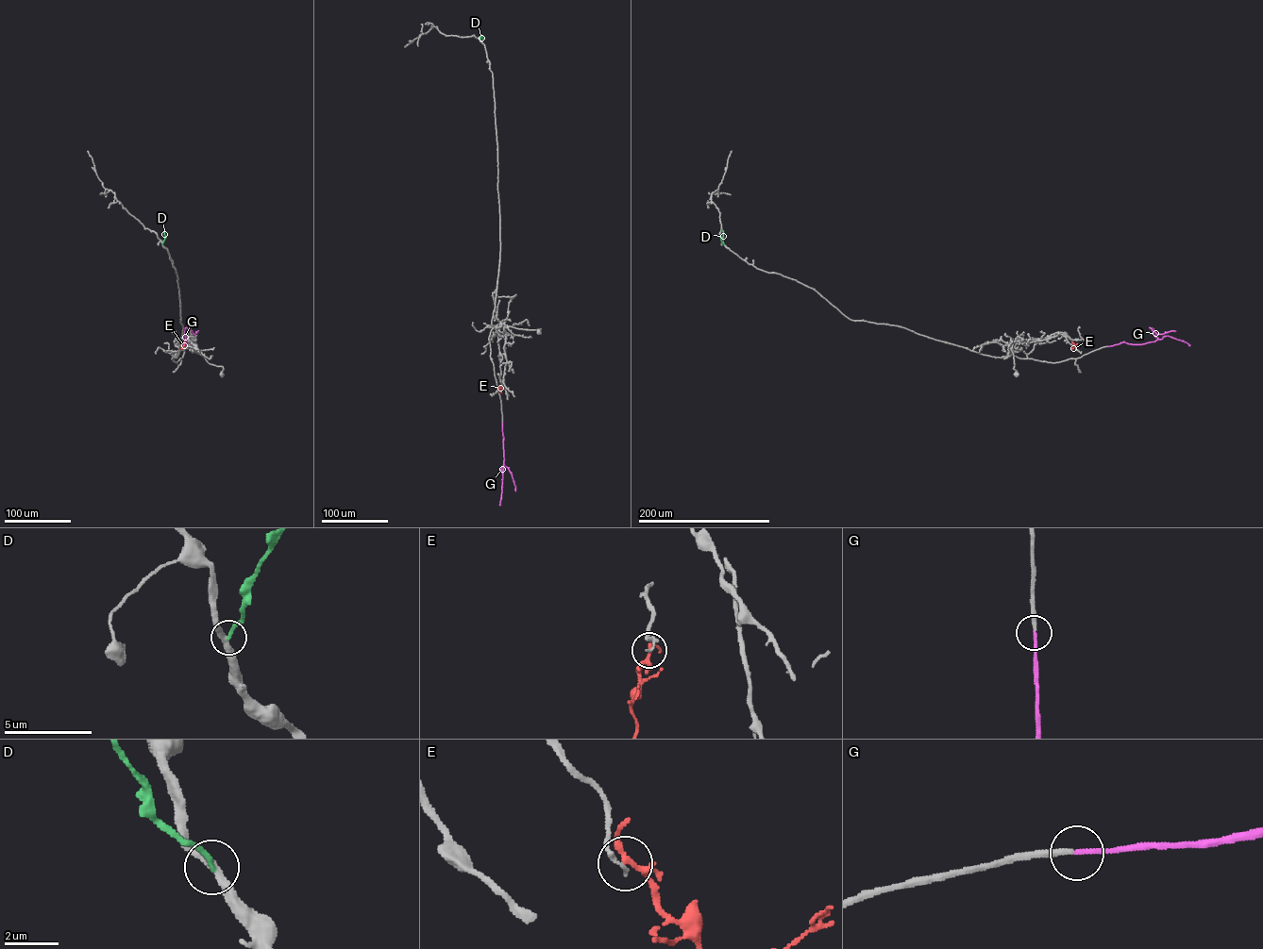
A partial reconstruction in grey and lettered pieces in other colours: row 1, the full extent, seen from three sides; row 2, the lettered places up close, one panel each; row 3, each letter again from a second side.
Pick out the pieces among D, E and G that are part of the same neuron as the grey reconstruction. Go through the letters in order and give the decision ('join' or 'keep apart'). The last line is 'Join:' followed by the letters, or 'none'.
D: keep apart
E: keep apart
G: join
Join: G

